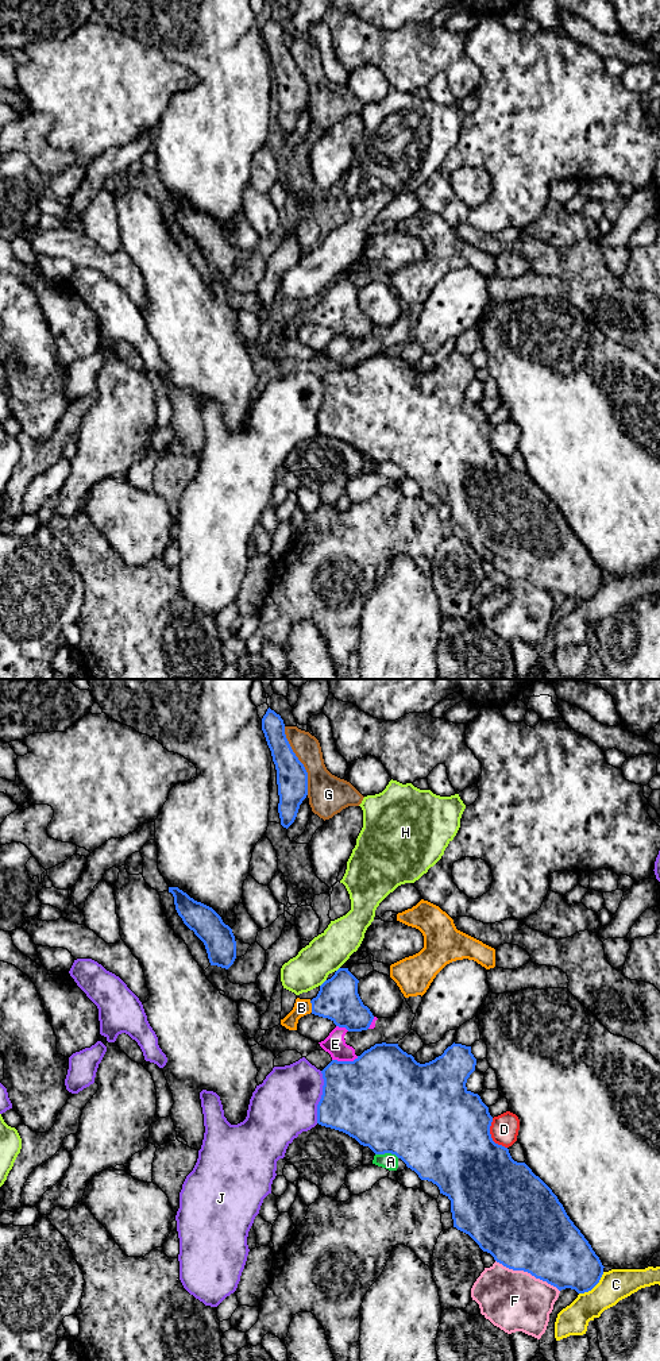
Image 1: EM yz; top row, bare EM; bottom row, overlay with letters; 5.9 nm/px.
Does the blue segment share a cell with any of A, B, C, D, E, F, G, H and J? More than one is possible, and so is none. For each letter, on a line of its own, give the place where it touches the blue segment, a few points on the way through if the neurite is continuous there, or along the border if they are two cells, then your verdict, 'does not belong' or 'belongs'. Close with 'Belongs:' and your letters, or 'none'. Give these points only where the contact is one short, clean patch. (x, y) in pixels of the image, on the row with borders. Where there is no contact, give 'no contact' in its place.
A: yz (388, 1152) | does not belong
B: yz (312, 1006) | across yz (338, 999), (327, 1005), (312, 1006), (301, 1007) | belongs
C: yz (593, 1287) | does not belong
D: yz (490, 1136) | does not belong
E: yz (344, 1061) | does not belong
F: yz (528, 1272) | does not belong
G: yz (298, 760) | does not belong
H: yz (323, 983) | does not belong
J: yz (321, 1097) | does not belong
Belongs: B

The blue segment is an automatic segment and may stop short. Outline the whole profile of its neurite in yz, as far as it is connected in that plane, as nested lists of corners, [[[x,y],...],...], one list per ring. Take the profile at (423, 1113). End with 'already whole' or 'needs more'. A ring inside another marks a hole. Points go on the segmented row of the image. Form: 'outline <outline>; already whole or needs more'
outline [[[453,1042],[441,1056],[425,1064],[417,1063],[398,1044],[375,1044],[354,1061],[332,1060],[321,1071],[324,1086],[317,1104],[317,1123],[348,1134],[375,1154],[395,1154],[421,1180],[436,1184],[440,1194],[451,1200],[453,1227],[468,1234],[497,1262],[528,1272],[559,1291],[591,1291],[605,1266],[552,1190],[525,1163],[514,1161],[507,1148],[493,1141],[489,1107],[466,1087],[475,1065],[471,1046],[462,1044]]]; already whole

